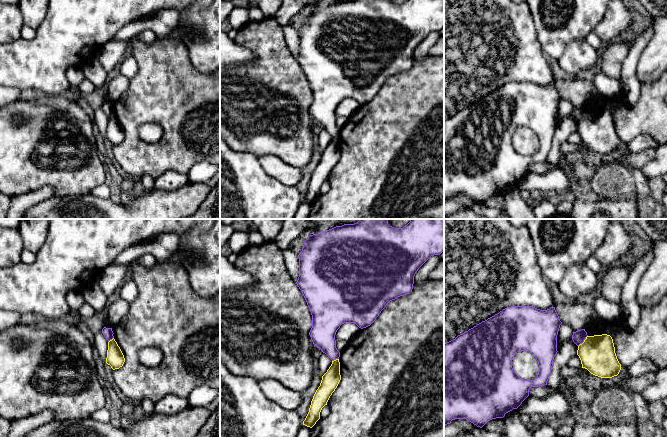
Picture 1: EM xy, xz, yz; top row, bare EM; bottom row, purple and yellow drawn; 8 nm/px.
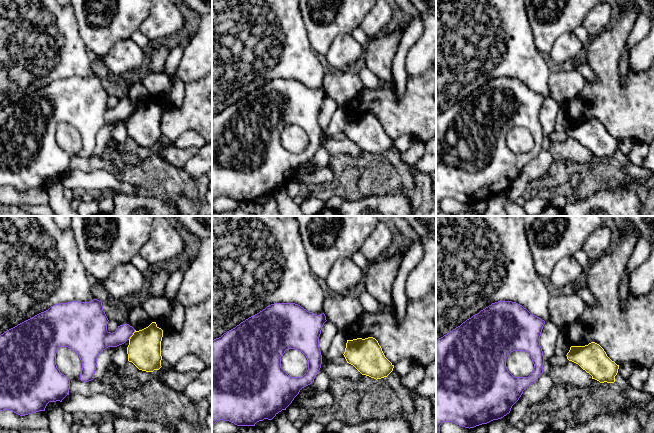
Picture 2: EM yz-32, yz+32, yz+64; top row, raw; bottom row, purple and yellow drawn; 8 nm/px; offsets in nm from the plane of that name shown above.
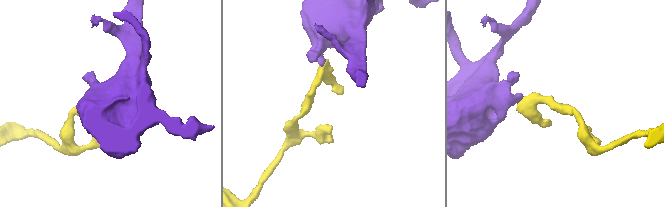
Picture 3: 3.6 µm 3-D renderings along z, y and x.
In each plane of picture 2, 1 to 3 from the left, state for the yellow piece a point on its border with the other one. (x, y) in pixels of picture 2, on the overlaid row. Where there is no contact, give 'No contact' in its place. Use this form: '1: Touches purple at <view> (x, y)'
1: Touches purple at yz-32 (132, 334)
2: No contact
3: No contact

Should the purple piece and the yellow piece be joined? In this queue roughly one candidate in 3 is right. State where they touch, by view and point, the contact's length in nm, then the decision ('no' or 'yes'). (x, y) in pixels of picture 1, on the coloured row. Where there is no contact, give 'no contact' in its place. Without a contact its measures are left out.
contact yz (583, 341); length 120 nm; no

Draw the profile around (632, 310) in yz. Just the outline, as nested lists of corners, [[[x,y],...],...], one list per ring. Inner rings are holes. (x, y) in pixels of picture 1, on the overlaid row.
[[[650,251],[638,259],[634,268],[629,272],[628,278],[624,284],[621,303],[624,308],[624,318],[629,329],[635,329],[640,320],[641,307],[636,300],[636,290],[638,283],[654,259],[654,251]]]

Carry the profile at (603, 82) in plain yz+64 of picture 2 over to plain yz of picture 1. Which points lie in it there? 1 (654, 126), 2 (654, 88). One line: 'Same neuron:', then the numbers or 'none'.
Same neuron: 1, 2

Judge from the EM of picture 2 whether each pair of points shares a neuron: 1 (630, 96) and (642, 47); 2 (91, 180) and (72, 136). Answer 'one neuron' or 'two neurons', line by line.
1: two neurons
2: two neurons

